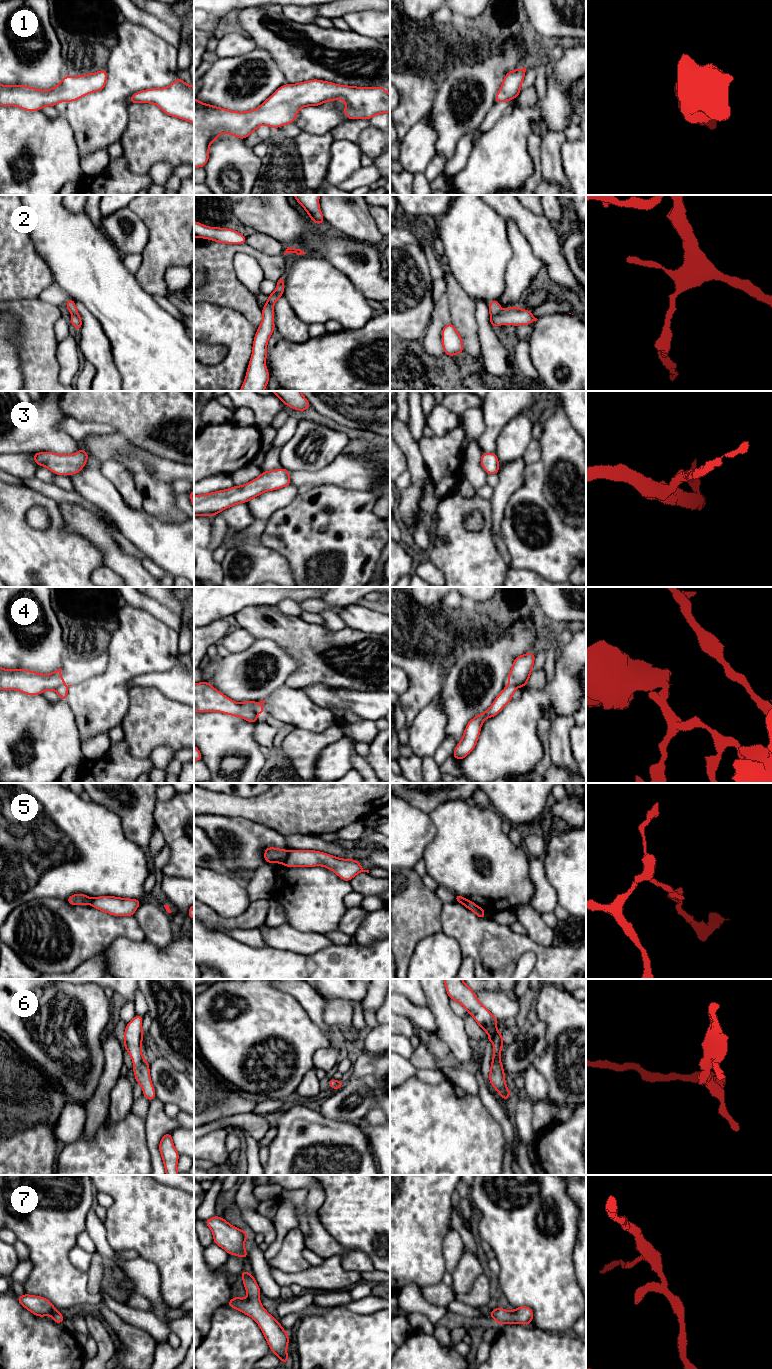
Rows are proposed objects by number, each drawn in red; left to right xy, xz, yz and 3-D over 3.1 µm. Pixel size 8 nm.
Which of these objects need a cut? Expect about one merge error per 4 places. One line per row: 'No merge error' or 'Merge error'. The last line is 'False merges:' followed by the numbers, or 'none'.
1: No merge error
2: No merge error
3: No merge error
4: Merge error
5: Merge error
6: No merge error
7: No merge error
False merges: 4, 5

